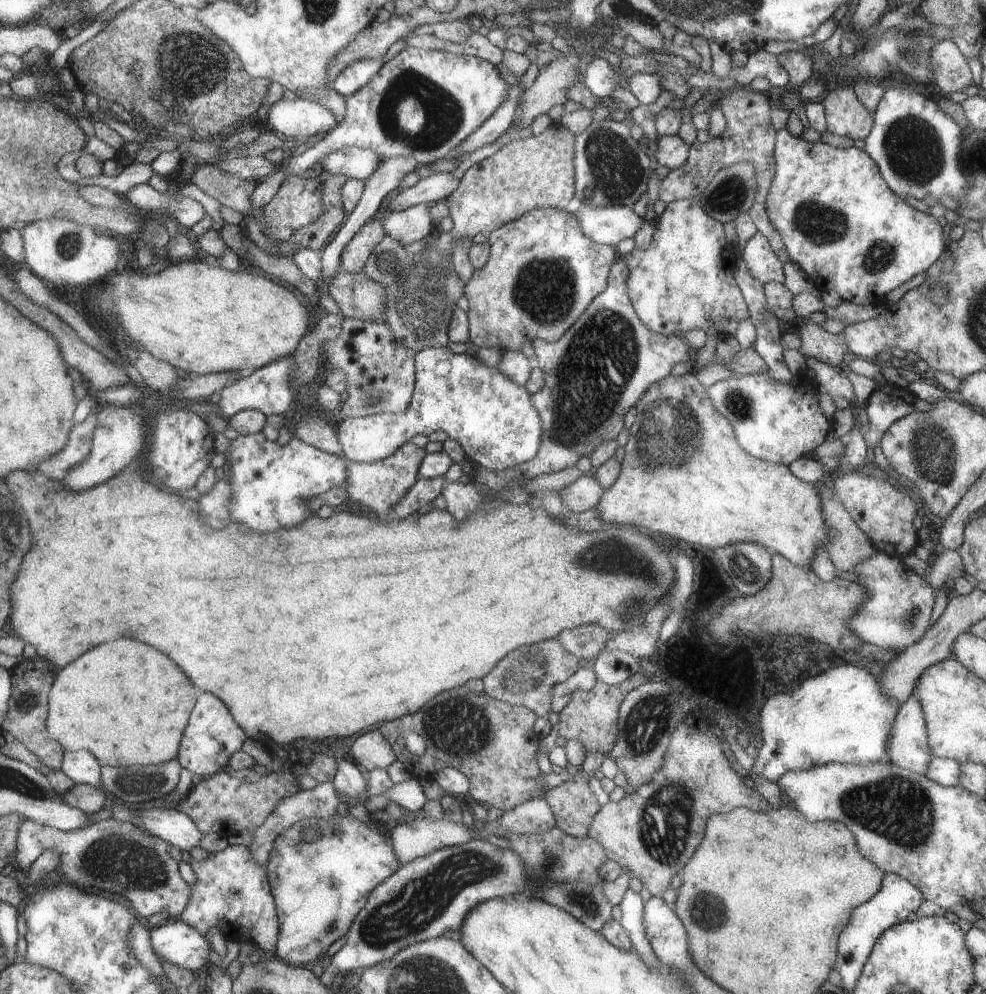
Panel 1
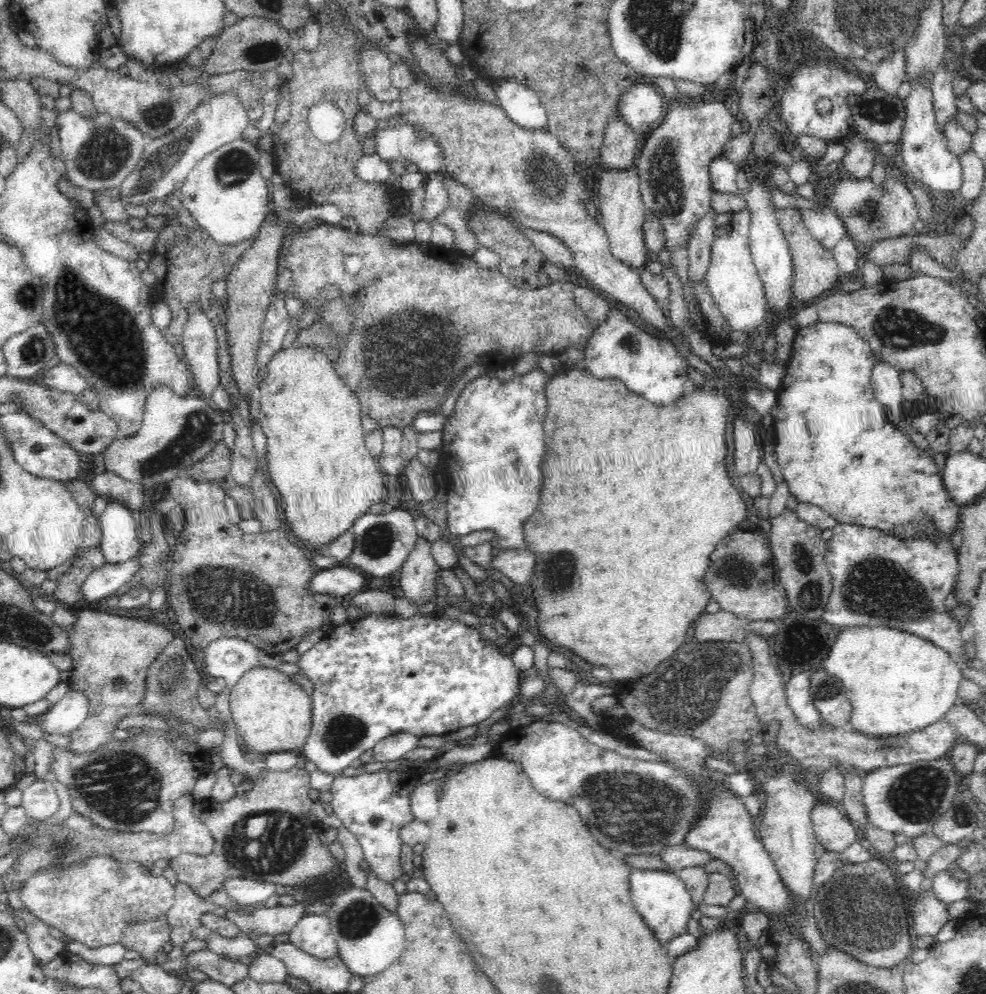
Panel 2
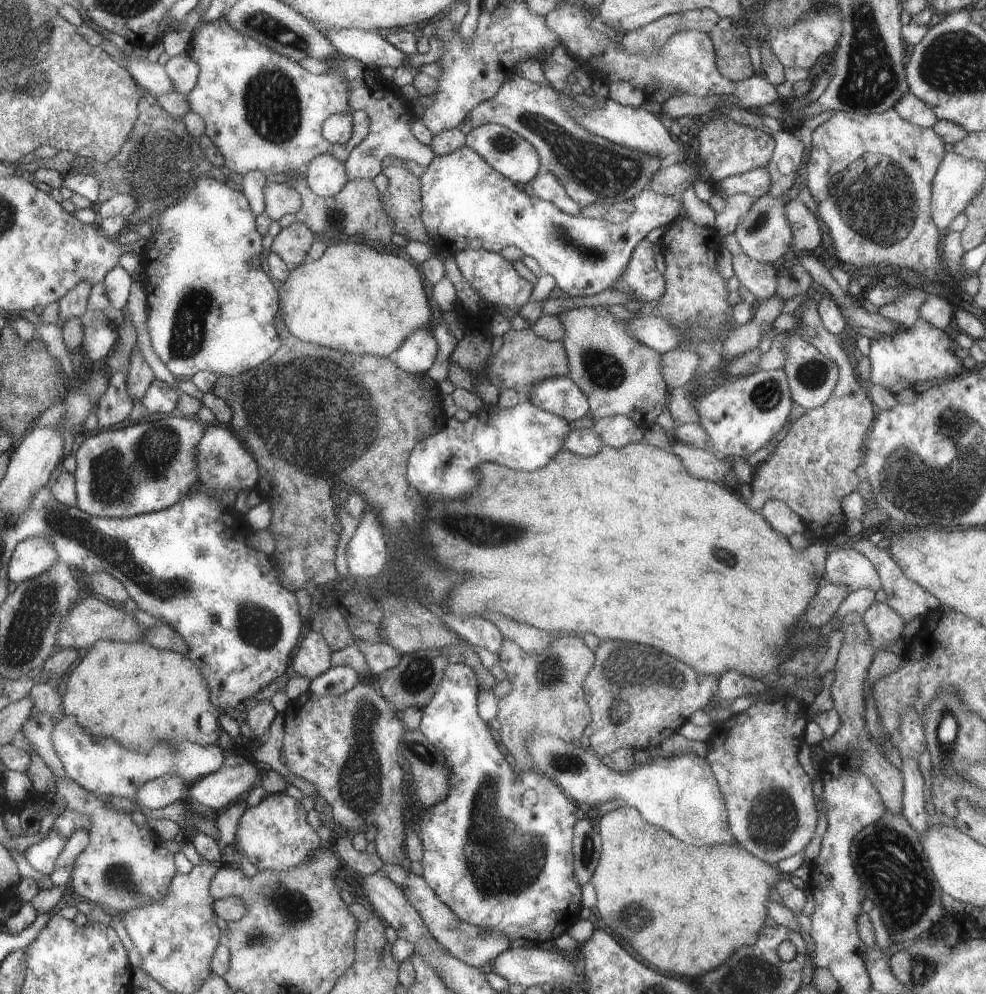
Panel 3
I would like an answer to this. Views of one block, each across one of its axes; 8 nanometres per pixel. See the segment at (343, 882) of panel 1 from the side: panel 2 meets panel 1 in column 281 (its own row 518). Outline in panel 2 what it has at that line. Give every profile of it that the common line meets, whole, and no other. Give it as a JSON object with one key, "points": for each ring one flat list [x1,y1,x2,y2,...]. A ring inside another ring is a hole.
{"points":[[818,321,816,324,801,328,800,332,797,332,793,354,785,368,786,375,783,378,782,385,778,389,777,406,779,413,774,420,770,420,774,432,776,430,774,451,776,451,778,464,783,470,783,480,788,483,790,493,796,497,798,503,804,502,822,507,822,510,836,519,837,523,877,527,881,531,896,533,901,537,914,535,920,531,931,531,932,525,936,525,940,530,948,532,948,536,952,536,958,529,958,514,960,514,963,506,955,505,948,497,943,486,940,468,934,463,933,457,928,452,918,448,913,440,899,431,898,426,890,423,886,417,884,405,876,401,871,388,871,375,878,359,879,357,872,350,870,342,862,338,854,327,842,323]]}

